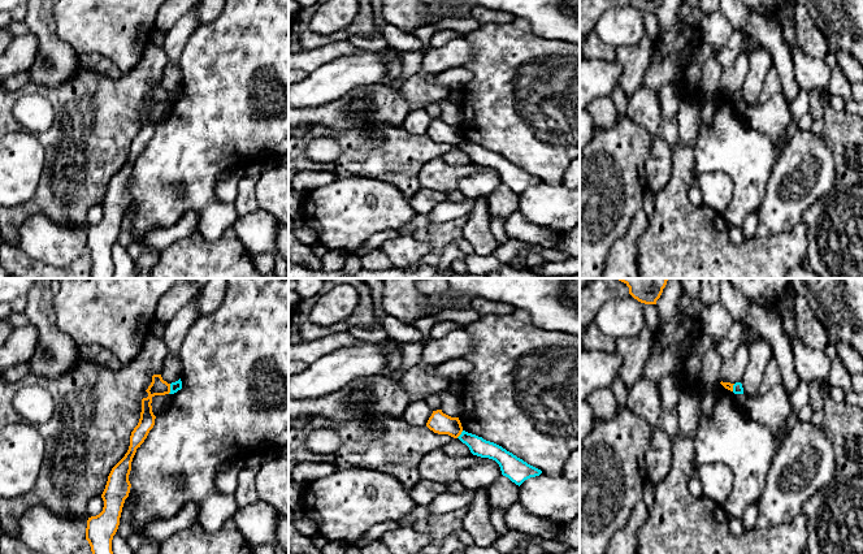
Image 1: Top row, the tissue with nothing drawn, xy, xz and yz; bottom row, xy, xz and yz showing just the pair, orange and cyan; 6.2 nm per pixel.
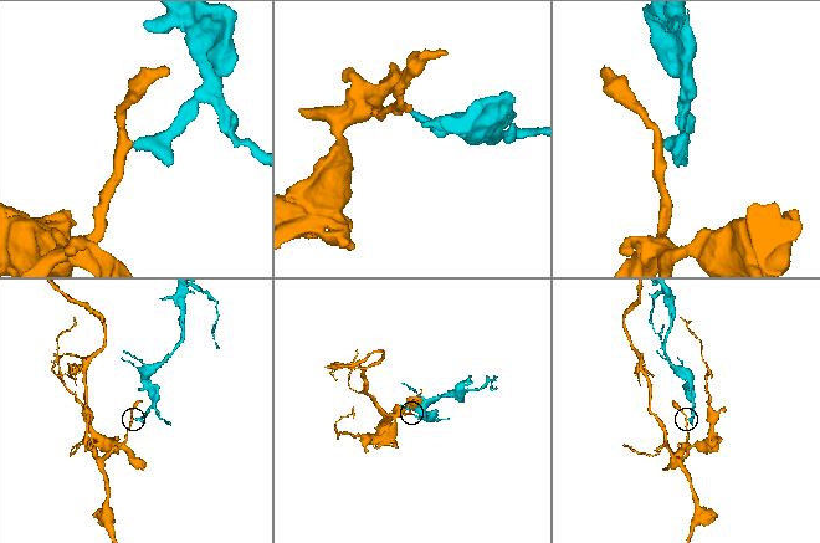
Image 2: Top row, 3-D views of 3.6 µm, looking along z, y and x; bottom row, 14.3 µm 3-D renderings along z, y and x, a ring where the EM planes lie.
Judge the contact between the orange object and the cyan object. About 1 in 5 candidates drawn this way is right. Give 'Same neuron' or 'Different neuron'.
Different neuron

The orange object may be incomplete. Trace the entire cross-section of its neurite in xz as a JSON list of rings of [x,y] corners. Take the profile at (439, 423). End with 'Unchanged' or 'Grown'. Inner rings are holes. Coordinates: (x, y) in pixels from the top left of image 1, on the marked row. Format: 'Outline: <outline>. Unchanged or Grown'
Outline: [[[442,410],[433,411],[426,427],[434,433],[448,434],[454,438],[457,438],[463,432],[459,417],[451,417],[443,414]]]. Unchanged

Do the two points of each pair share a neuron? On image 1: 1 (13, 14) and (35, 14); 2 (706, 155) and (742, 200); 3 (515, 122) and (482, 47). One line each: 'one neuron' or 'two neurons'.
1: two neurons
2: one neuron
3: one neuron

